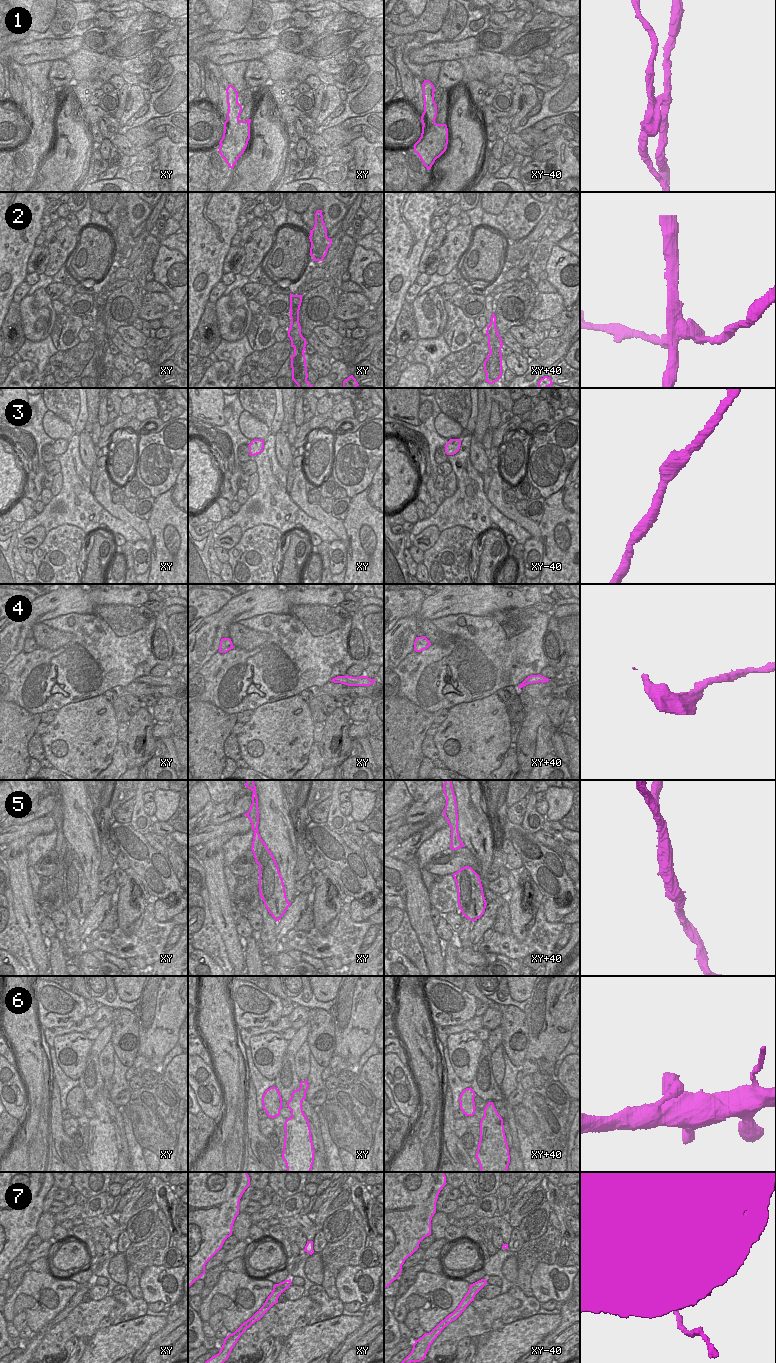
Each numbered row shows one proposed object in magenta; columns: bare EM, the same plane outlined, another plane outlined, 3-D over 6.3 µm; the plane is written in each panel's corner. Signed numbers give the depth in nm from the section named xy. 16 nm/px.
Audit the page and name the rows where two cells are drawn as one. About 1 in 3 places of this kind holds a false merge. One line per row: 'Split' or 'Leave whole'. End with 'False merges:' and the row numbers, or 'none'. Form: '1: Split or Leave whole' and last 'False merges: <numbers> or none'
1: Split
2: Split
3: Leave whole
4: Leave whole
5: Split
6: Leave whole
7: Split
False merges: 1, 2, 5, 7

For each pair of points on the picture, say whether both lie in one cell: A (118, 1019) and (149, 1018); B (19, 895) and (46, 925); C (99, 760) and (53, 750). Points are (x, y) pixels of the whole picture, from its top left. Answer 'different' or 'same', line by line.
A: different
B: different
C: same

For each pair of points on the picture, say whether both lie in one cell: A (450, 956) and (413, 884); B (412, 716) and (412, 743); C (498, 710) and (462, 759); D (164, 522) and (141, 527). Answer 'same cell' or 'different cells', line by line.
A: different cells
B: same cell
C: same cell
D: different cells

